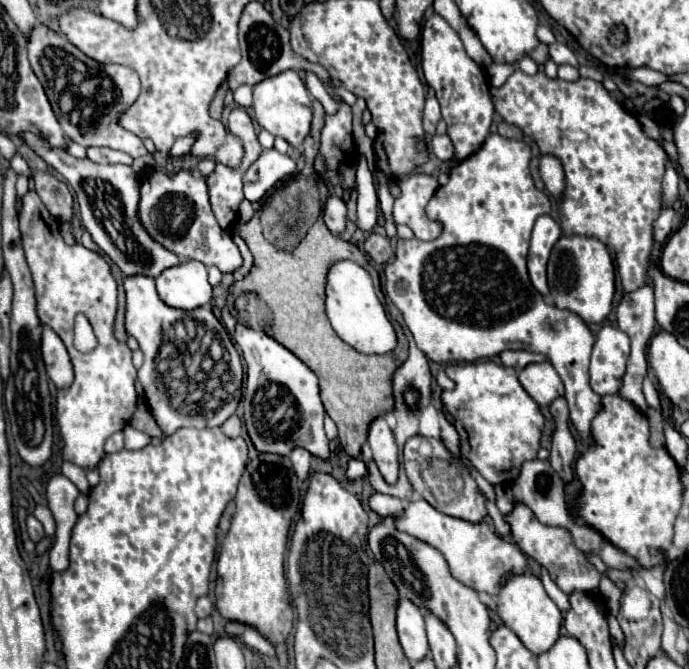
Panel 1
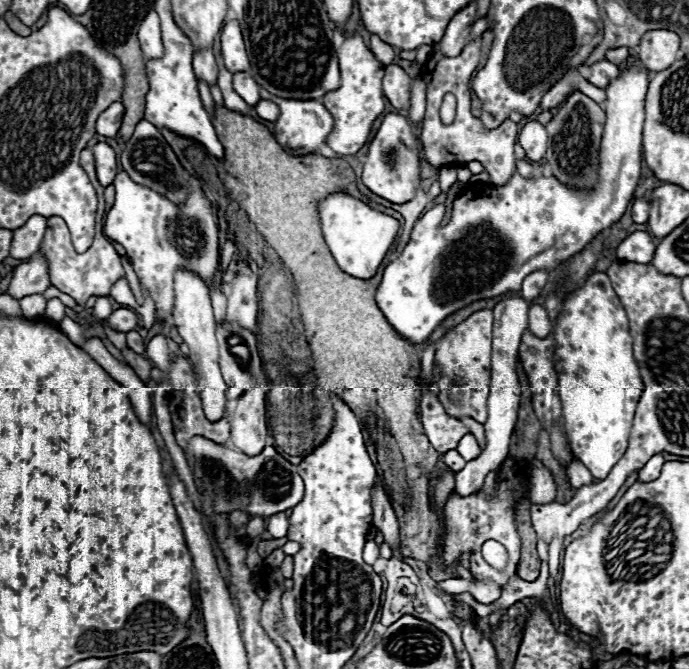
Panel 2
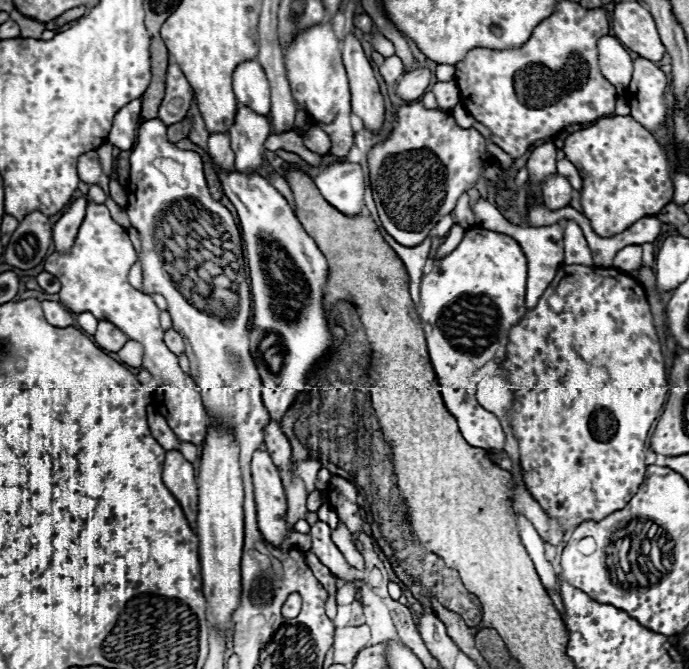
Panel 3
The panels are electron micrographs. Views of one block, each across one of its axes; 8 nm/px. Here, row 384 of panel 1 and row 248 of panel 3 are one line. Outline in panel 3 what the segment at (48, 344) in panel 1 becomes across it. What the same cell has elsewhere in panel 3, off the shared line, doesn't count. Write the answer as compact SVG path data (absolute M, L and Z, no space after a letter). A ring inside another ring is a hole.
M84 196L76 198L70 204L70 208L62 214L62 218L54 224L52 238L54 238L56 250L70 250L72 248L72 242L76 238L76 230L80 228L80 222L84 220L84 214L86 214L86 204L88 204L88 200Z

